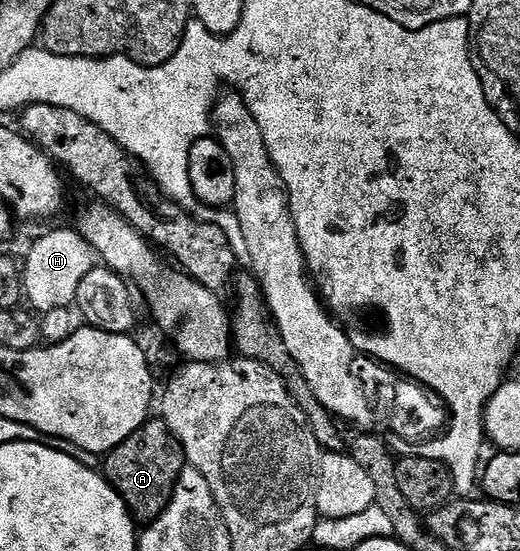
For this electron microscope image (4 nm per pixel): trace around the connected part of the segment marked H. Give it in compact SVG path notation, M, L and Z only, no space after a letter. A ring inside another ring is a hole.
M77 230L50 231L30 247L22 268L24 299L35 312L71 306L77 300L78 286L96 265L96 252ZM31 303L31 304L30 304Z

